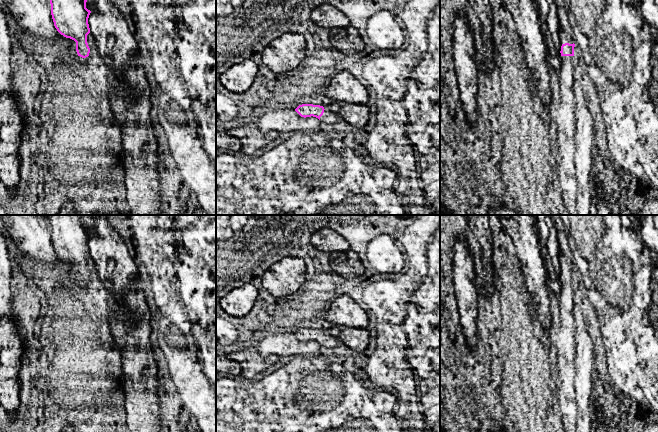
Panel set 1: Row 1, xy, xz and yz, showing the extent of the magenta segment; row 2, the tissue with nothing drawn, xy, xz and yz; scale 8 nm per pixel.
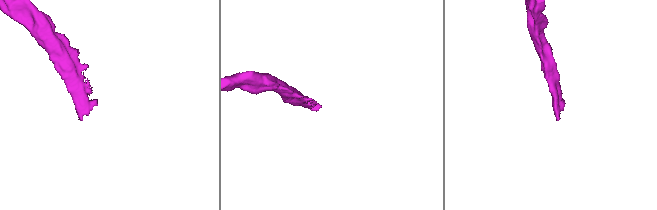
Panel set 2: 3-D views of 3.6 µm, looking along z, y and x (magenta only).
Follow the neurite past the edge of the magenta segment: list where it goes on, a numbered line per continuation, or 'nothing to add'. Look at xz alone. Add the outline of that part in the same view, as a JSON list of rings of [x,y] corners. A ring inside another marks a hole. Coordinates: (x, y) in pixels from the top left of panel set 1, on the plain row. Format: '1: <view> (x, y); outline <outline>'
1: xz (329, 341); outline [[[325,333],[323,339],[320,341],[320,345],[323,348],[334,348],[341,344],[341,340],[334,337],[329,333]]]

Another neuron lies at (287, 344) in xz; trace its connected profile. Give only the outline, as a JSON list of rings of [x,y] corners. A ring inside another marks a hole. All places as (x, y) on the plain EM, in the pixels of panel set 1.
[[[293,333],[271,334],[264,337],[257,345],[263,357],[267,356],[314,356],[319,354],[322,346],[316,341],[301,341]]]

